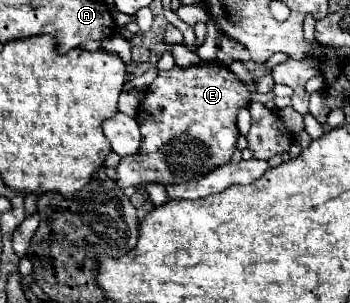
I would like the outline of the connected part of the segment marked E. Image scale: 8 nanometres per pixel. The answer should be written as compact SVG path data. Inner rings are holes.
M207 61L203 65L189 67L189 69L173 67L171 71L159 73L157 79L147 89L139 109L141 137L143 137L141 147L135 155L121 159L121 163L117 165L115 183L119 183L121 189L141 187L143 183L161 183L161 185L181 183L185 179L203 175L219 165L229 163L239 137L237 123L235 123L237 109L249 105L249 101L251 101L251 93L245 87L245 83L241 83L227 67L219 65L217 61L211 63Z

